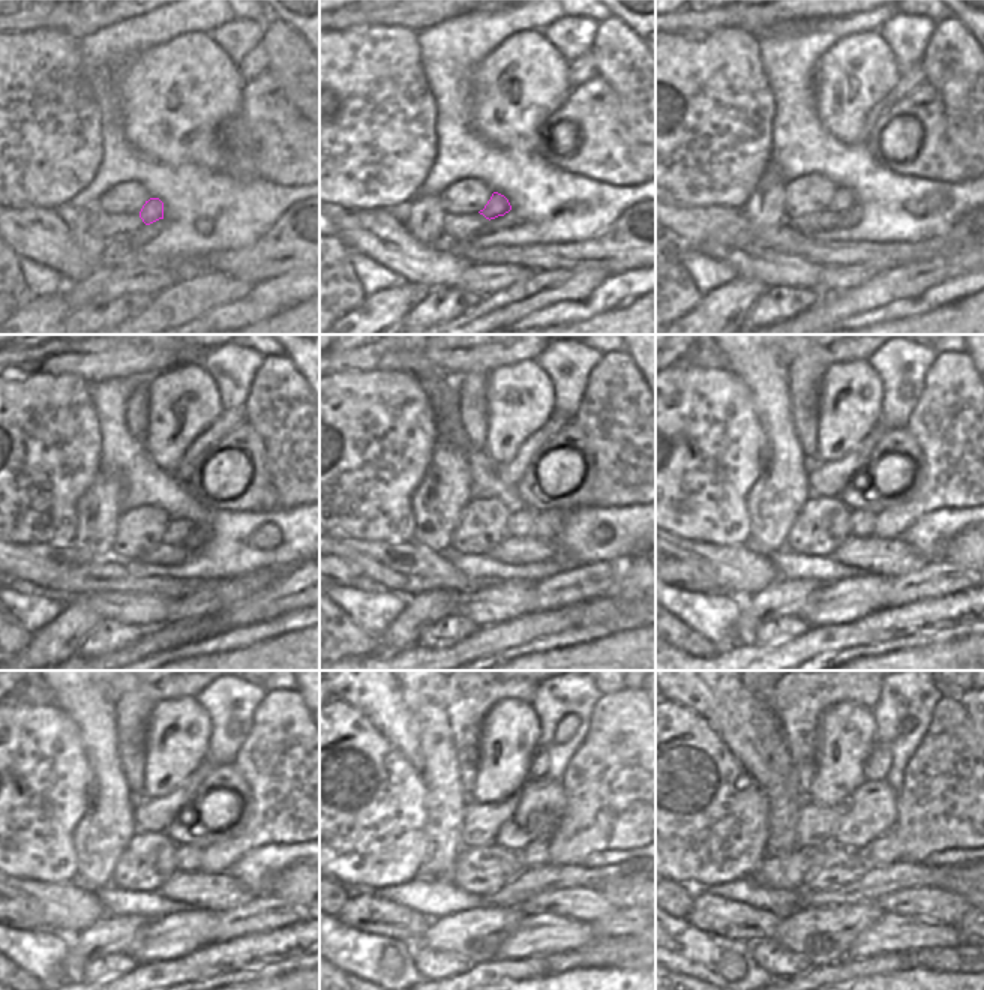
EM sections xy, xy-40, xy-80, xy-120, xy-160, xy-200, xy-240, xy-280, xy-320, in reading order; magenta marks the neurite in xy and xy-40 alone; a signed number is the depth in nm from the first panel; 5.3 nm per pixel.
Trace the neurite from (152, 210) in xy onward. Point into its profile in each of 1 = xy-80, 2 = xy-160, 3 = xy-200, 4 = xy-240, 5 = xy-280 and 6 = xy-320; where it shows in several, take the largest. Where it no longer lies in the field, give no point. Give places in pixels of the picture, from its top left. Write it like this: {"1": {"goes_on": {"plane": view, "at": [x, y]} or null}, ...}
{"1": {"goes_on": {"plane": "xy-80", "at": [843, 198]}}, "2": {"goes_on": {"plane": "xy-160", "at": [521, 522]}}, "3": {"goes_on": {"plane": "xy-200", "at": [860, 522]}}, "4": {"goes_on": {"plane": "xy-240", "at": [188, 858]}}, "5": {"goes_on": {"plane": "xy-280", "at": [536, 855]}}, "6": {"goes_on": {"plane": "xy-320", "at": [885, 849]}}}

